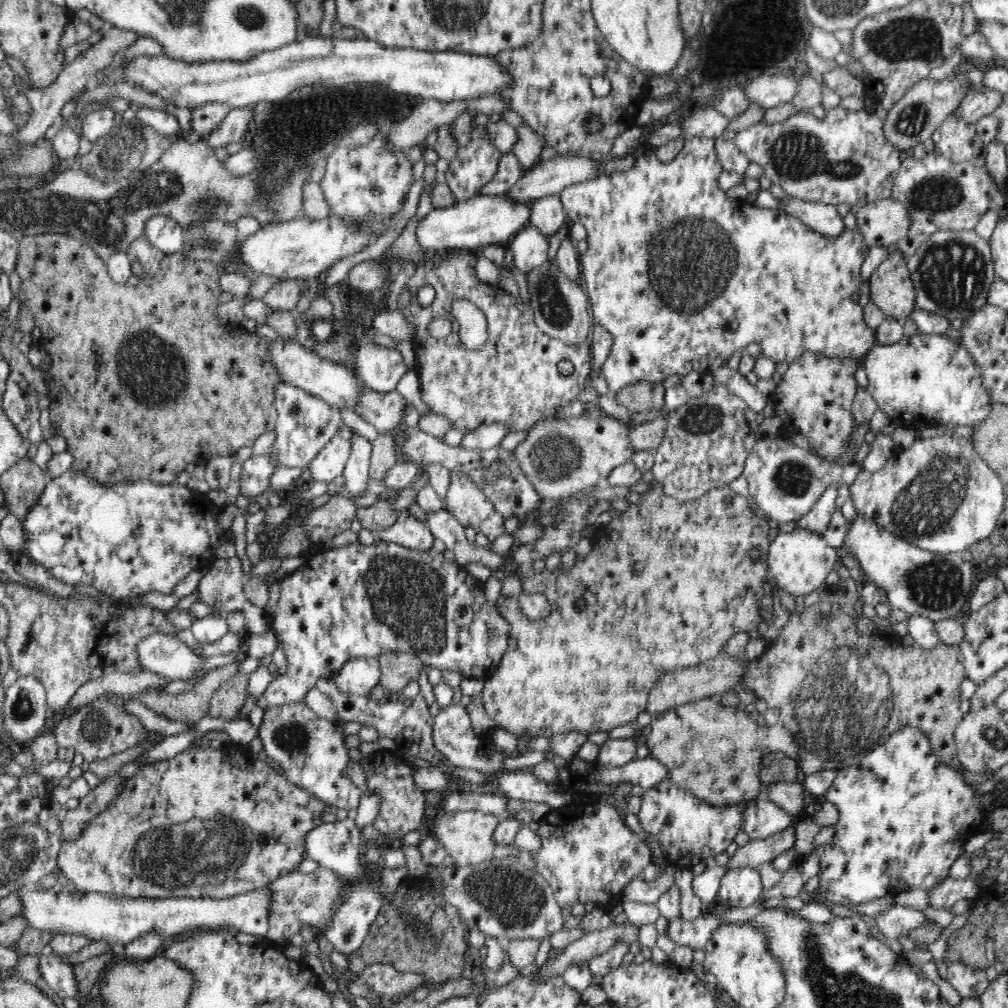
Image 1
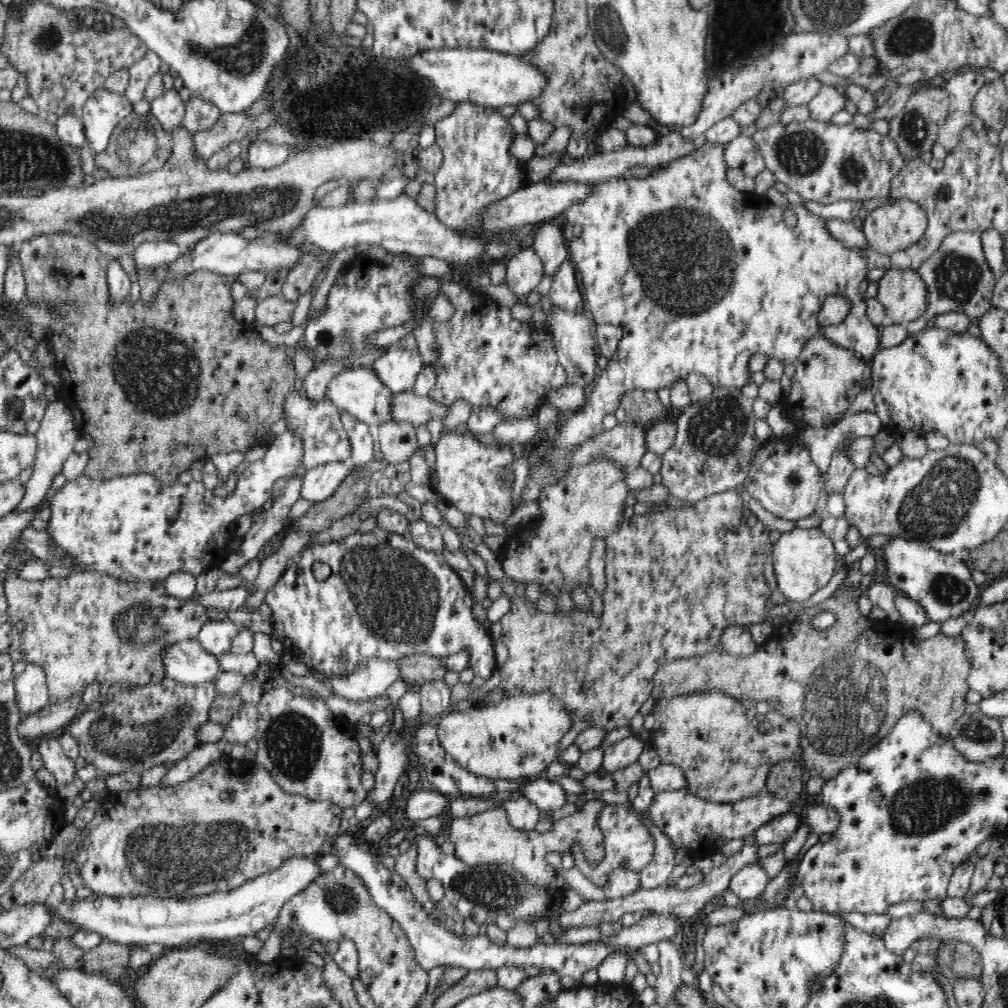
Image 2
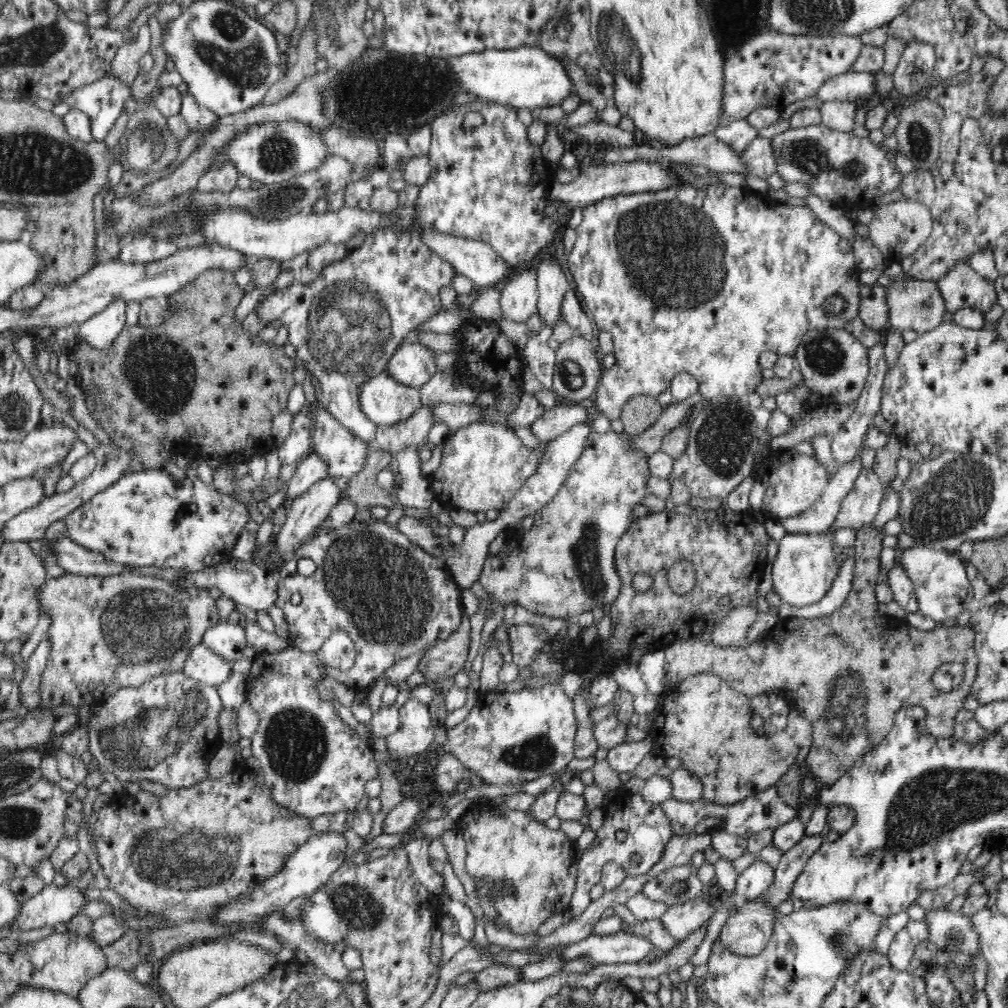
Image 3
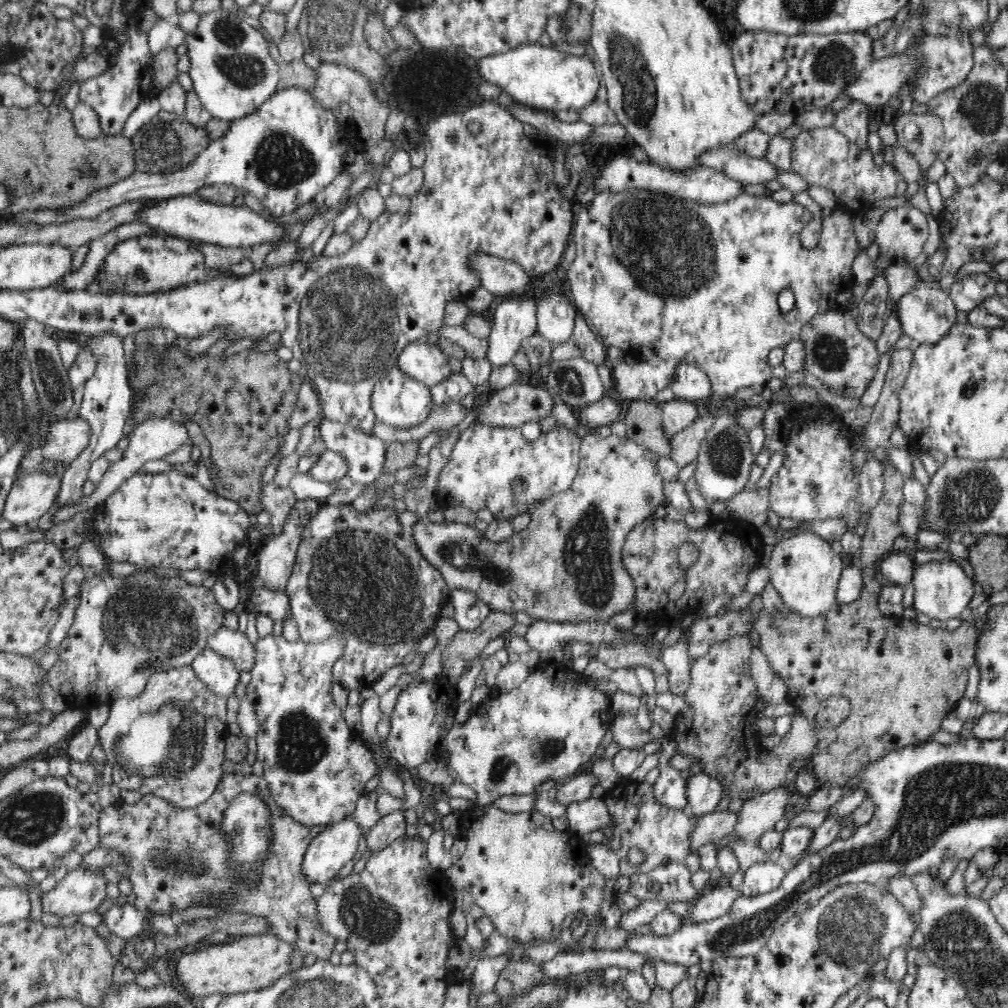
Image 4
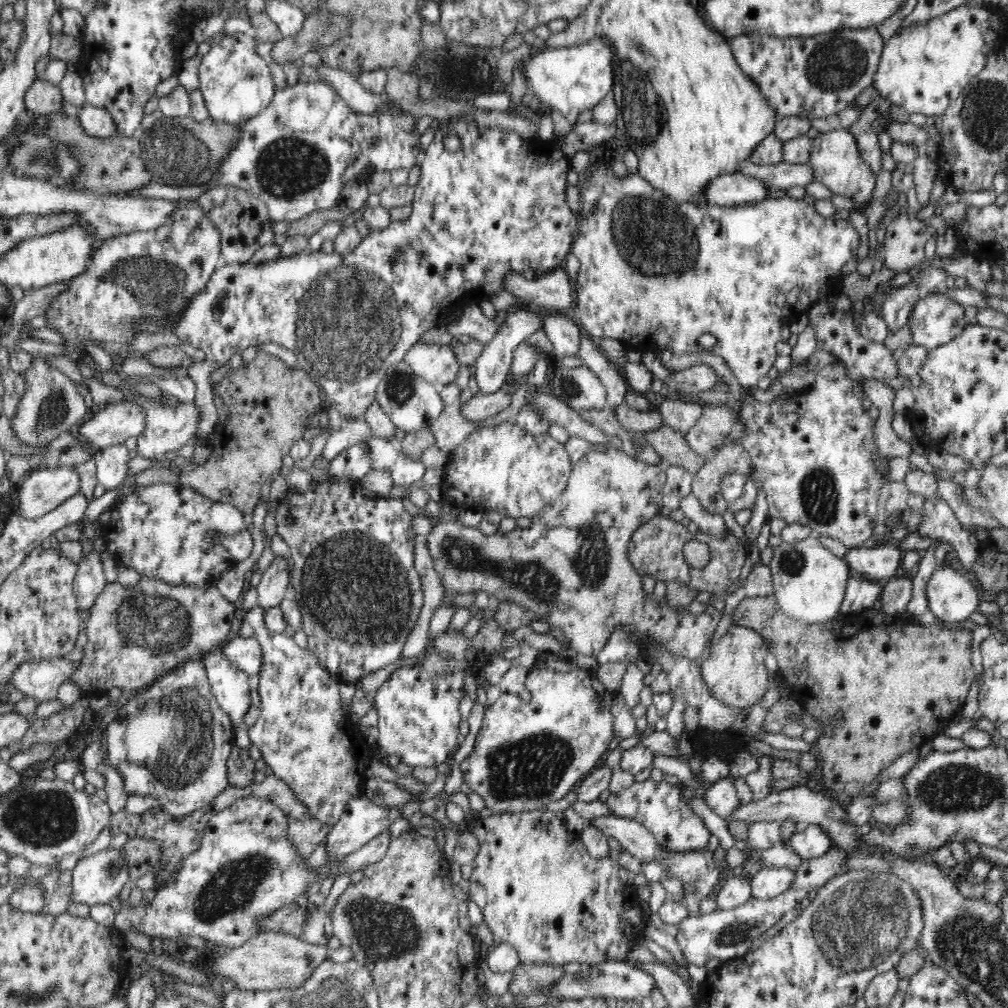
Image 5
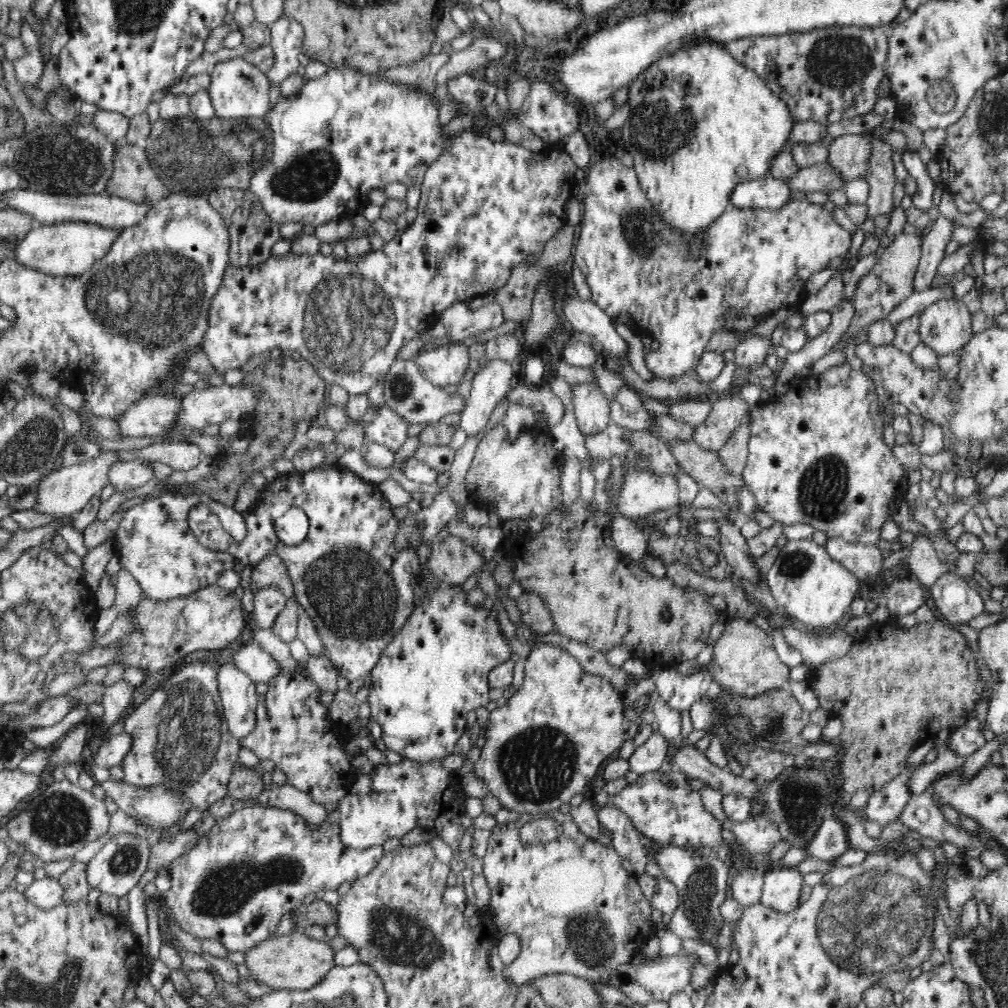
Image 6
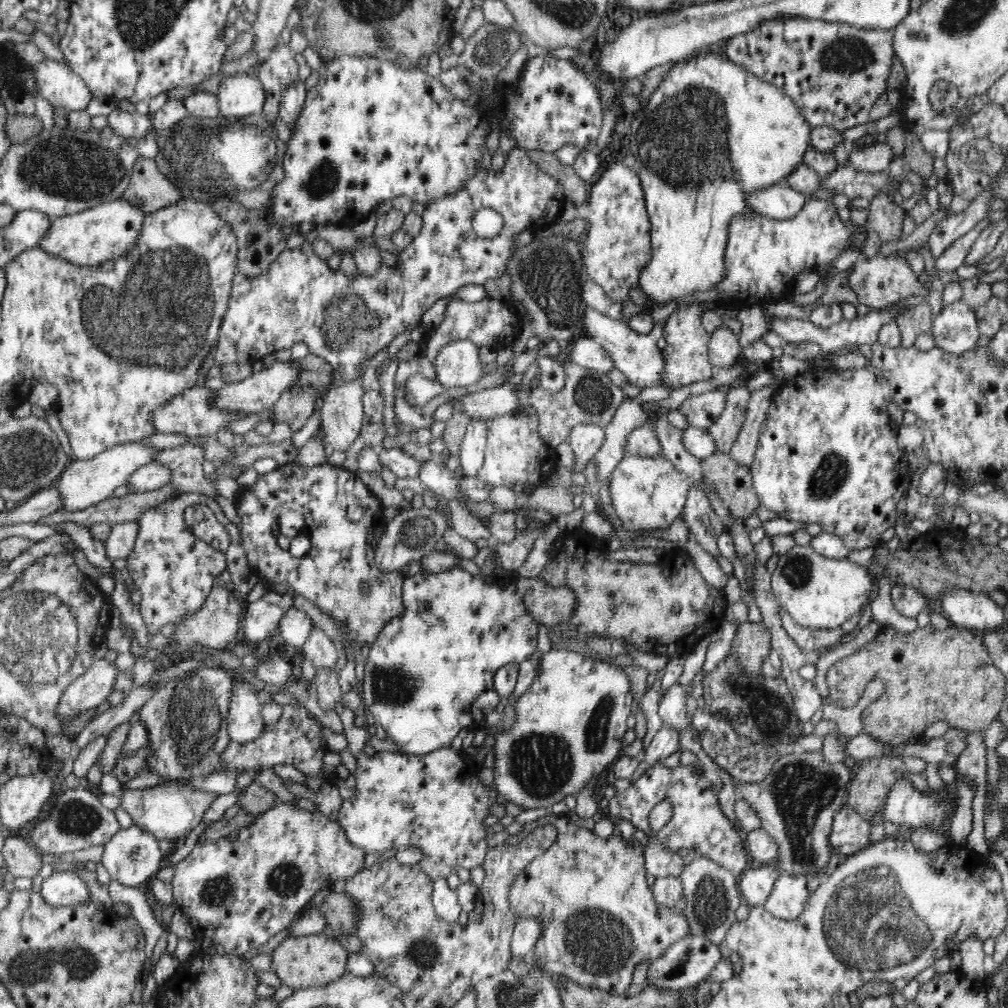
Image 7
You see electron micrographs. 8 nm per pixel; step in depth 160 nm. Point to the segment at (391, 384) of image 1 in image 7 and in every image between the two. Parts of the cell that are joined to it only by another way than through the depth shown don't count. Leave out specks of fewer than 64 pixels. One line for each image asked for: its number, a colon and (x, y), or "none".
2: (397, 368)
3: (412, 364)
4: (427, 363)
5: (437, 364)
6: (447, 364)
7: (457, 364)

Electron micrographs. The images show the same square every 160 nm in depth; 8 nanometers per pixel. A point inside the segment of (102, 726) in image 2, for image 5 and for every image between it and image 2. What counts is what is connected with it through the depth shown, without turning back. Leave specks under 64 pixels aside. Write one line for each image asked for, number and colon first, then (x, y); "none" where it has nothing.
3: (166, 731)
4: (170, 741)
5: (172, 742)

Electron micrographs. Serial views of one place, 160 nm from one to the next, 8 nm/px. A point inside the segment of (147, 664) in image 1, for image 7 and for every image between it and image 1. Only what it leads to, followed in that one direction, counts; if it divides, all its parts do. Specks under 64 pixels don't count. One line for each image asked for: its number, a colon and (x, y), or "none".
2: (187, 662)
3: (204, 665)
4: (222, 676)
5: (229, 684)
6: (237, 692)
7: (244, 723)

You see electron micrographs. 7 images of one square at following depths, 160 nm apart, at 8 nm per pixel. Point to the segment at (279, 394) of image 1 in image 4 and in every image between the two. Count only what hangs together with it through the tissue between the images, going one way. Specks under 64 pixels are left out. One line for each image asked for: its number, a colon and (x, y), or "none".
2: (317, 423)
3: (345, 455)
4: (365, 454)

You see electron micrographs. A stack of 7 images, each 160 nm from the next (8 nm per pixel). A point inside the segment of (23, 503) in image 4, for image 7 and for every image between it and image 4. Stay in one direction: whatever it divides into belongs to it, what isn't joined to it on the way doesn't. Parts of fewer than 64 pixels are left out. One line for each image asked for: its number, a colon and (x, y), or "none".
5: (43, 489)
6: (65, 491)
7: (82, 484)

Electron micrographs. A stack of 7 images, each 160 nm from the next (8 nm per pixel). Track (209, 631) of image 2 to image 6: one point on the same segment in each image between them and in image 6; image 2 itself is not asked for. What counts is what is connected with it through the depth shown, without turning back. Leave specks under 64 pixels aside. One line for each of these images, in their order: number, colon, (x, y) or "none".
3: (228, 641)
4: (233, 644)
5: (246, 653)
6: (255, 660)

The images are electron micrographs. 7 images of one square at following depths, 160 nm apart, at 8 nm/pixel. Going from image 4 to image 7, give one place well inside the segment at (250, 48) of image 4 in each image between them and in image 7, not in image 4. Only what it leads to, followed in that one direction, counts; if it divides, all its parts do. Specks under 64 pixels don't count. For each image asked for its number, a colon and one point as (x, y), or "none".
5: (236, 84)
6: (238, 90)
7: (239, 95)

